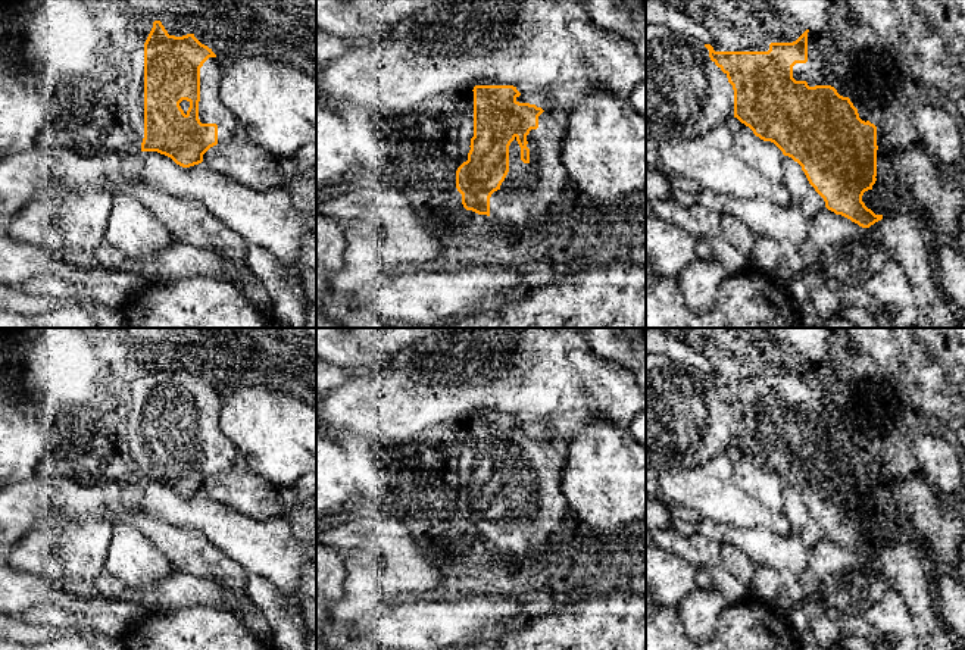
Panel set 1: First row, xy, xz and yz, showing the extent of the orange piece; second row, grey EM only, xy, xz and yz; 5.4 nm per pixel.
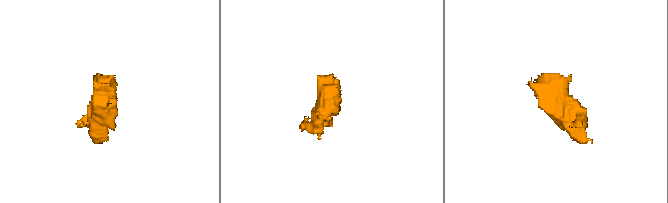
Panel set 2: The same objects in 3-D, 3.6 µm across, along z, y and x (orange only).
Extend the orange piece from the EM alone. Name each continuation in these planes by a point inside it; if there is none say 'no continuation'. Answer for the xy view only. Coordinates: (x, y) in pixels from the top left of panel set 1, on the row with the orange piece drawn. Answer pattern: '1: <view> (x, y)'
1: xy (211, 109)

